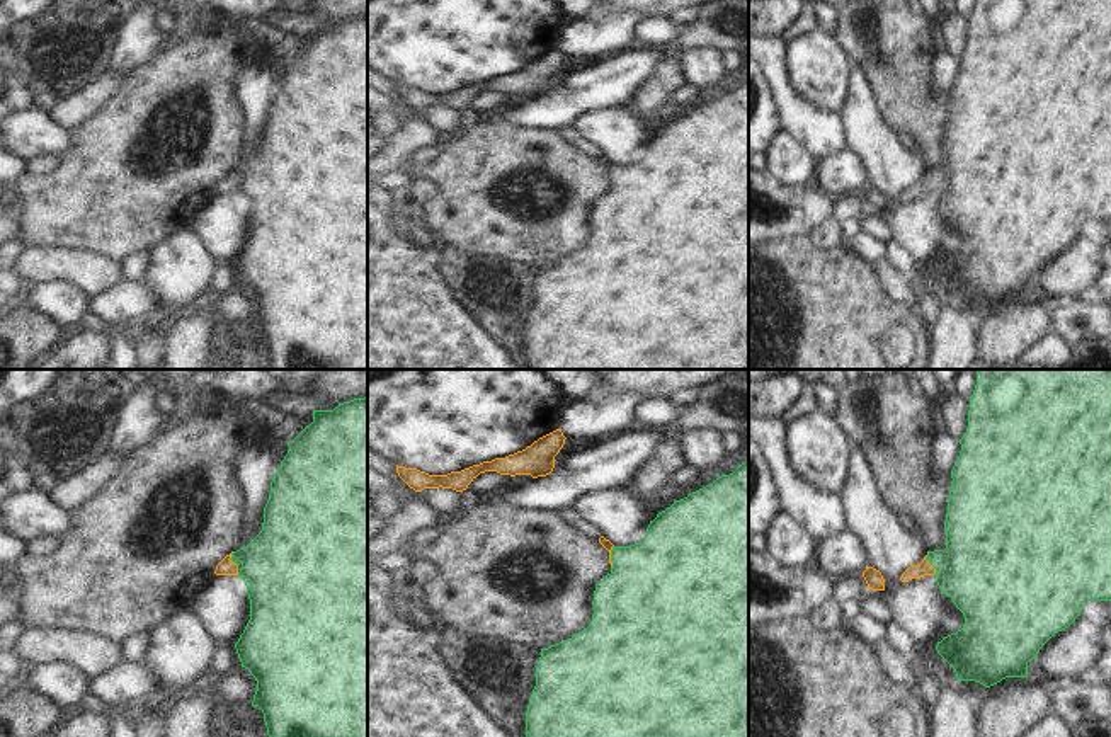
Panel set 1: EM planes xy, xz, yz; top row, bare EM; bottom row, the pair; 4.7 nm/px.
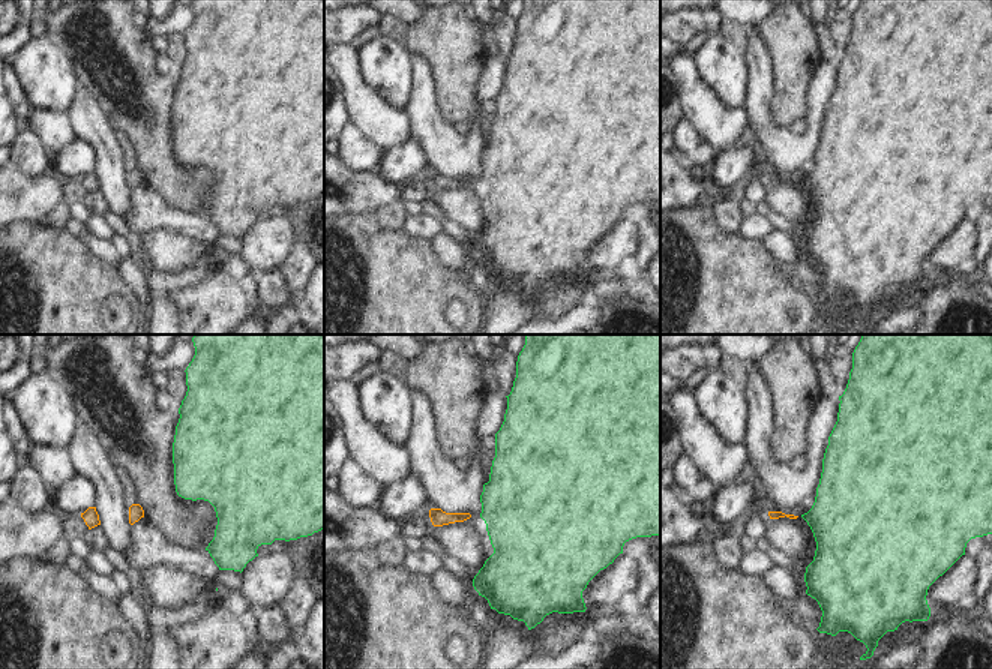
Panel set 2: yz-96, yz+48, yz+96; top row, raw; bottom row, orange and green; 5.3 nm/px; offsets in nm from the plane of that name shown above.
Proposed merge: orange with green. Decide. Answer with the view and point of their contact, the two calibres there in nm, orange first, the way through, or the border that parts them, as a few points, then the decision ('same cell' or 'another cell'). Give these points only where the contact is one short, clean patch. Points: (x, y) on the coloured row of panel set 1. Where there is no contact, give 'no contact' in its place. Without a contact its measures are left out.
meets orange in yz at (929, 564); 70 nm thick on the orange side, 400 nm on the other; runs through yz (924, 567), (929, 564), (982, 569); same cell

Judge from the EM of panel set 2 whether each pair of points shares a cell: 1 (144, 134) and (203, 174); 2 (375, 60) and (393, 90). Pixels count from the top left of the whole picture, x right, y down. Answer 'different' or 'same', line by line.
1: same
2: same

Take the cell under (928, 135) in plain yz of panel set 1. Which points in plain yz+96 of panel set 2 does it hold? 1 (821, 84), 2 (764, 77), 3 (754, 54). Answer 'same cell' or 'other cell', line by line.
1: other cell
2: other cell
3: other cell

